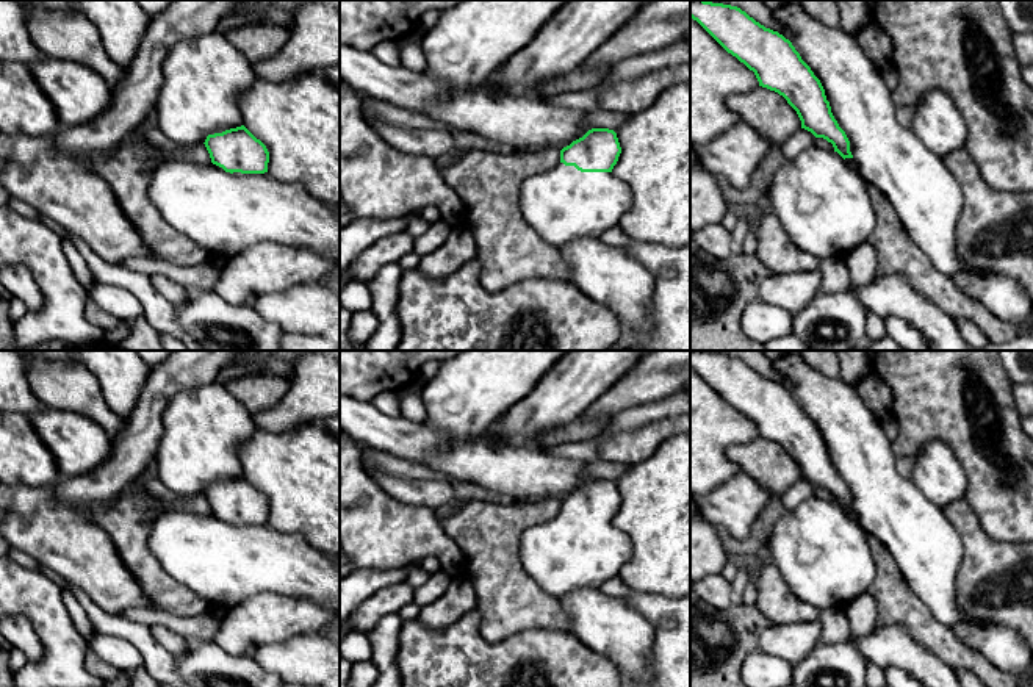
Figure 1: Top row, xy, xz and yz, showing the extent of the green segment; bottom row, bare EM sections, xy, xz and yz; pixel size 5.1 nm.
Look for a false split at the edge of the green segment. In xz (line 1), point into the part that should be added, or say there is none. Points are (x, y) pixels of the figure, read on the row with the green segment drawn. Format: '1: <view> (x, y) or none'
1: xz (562, 204)

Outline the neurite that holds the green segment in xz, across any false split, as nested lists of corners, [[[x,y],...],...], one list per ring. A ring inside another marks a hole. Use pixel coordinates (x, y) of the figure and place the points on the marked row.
[[[592,128],[560,150],[557,166],[521,183],[521,214],[546,244],[557,249],[578,238],[599,238],[607,228],[620,224],[620,218],[632,205],[628,185],[612,174],[620,153],[614,130]]]

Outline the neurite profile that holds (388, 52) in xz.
[[[383,41],[373,47],[371,52],[387,66],[401,66],[401,50],[398,41]]]

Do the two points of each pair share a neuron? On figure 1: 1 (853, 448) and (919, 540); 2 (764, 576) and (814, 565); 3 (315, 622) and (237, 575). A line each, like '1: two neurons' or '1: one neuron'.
1: one neuron
2: two neurons
3: two neurons

